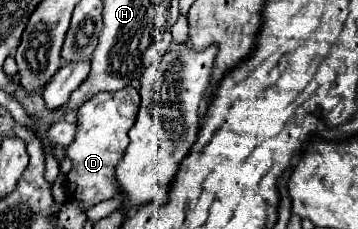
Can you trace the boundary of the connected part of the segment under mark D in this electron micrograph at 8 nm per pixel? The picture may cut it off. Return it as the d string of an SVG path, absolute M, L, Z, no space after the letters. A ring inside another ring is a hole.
M124 87L122 91L114 93L98 93L78 107L76 137L66 147L66 157L72 161L72 169L66 175L66 191L68 201L80 203L82 211L118 195L114 169L118 161L124 157L124 151L130 143L128 131L136 121L138 107L140 107L140 95L134 87Z

